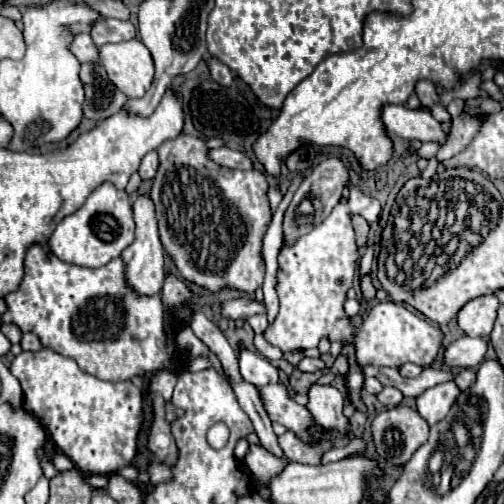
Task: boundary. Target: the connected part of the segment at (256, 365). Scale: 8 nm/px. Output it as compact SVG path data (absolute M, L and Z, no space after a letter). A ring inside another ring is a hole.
M248 350L240 352L240 374L258 388L278 382L278 370L266 358Z

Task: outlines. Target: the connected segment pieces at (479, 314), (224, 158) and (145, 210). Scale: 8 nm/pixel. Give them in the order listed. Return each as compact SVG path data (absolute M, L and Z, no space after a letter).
M478 296L468 300L460 312L458 312L458 326L474 338L486 338L492 332L494 320L496 320L496 310L500 302L498 298L492 296Z
M216 148L216 150L208 150L208 156L212 162L216 162L218 166L226 166L226 168L236 168L236 170L250 170L252 162L238 150L230 150L230 148Z
M138 194L134 202L134 222L136 222L136 240L124 250L122 260L126 262L128 284L140 294L158 294L164 280L164 248L158 236L158 218L156 206L150 194Z

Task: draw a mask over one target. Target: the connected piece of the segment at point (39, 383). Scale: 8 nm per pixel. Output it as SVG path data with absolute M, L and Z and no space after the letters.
M52 350L20 352L12 360L10 370L22 384L24 410L48 430L54 444L82 474L112 474L134 462L144 396L130 380L98 380L84 374L70 358L60 358Z

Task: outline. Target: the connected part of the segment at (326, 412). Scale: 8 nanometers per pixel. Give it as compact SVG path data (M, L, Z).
M312 384L308 388L308 412L314 416L316 424L328 430L346 430L350 428L348 418L342 414L344 398L338 388Z

